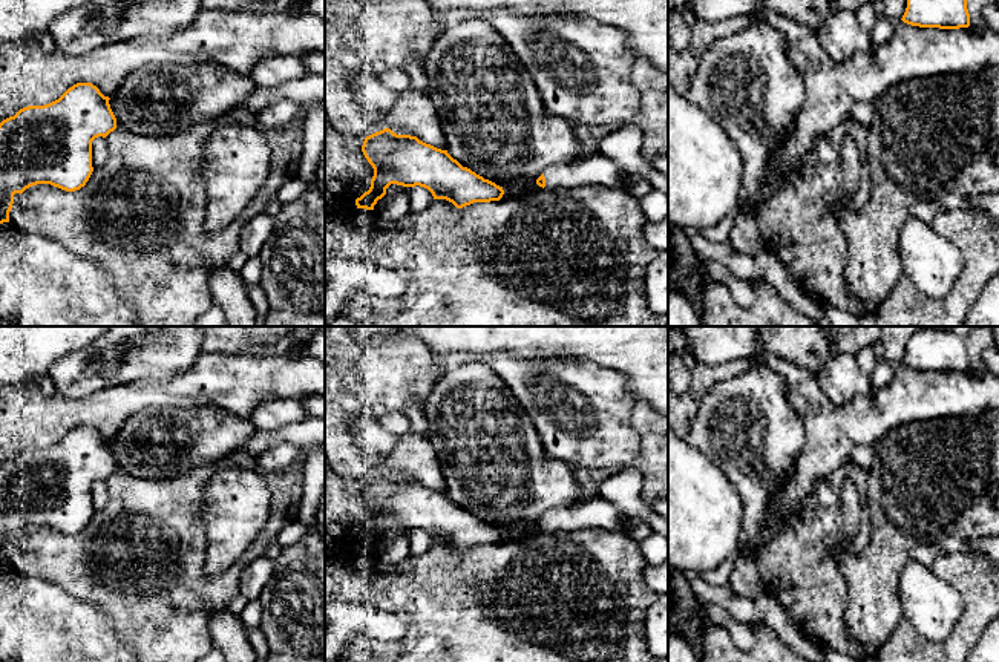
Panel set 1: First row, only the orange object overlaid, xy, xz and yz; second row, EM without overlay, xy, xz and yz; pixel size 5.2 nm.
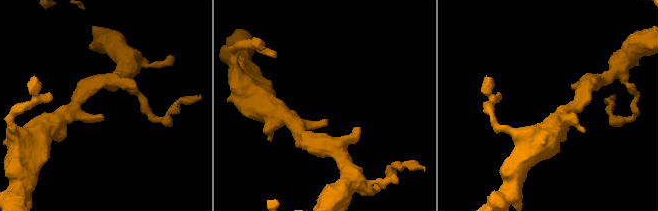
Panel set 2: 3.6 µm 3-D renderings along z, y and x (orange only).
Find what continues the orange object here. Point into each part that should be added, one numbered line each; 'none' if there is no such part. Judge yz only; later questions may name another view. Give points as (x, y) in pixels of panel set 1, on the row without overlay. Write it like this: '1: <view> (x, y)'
none

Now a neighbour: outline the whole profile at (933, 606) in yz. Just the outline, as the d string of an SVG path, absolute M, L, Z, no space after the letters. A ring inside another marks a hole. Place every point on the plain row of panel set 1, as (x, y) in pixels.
M912 558L899 575L899 602L902 614L930 642L950 637L964 611L961 593Z

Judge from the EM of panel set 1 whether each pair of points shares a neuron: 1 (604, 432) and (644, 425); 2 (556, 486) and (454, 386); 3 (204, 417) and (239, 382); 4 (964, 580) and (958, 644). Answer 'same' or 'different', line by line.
1: different
2: same
3: different
4: same

